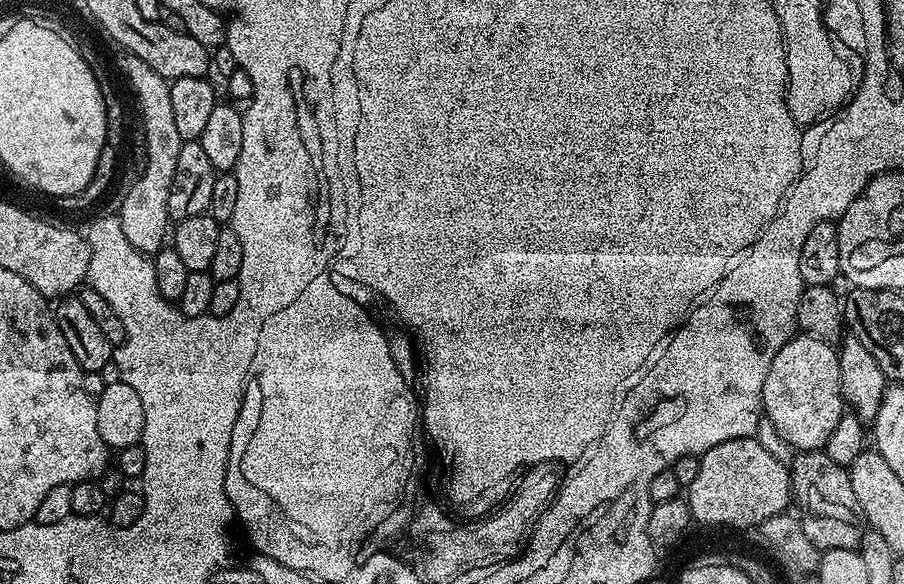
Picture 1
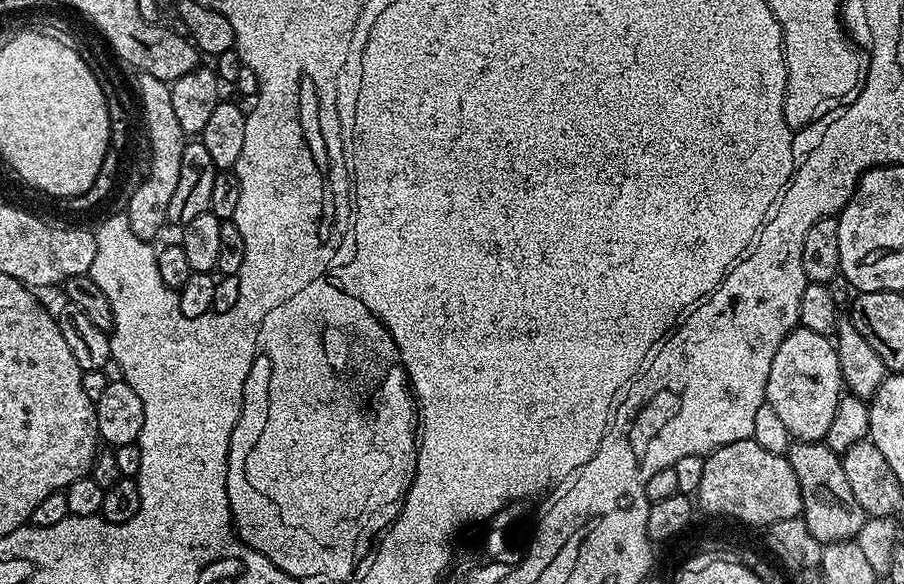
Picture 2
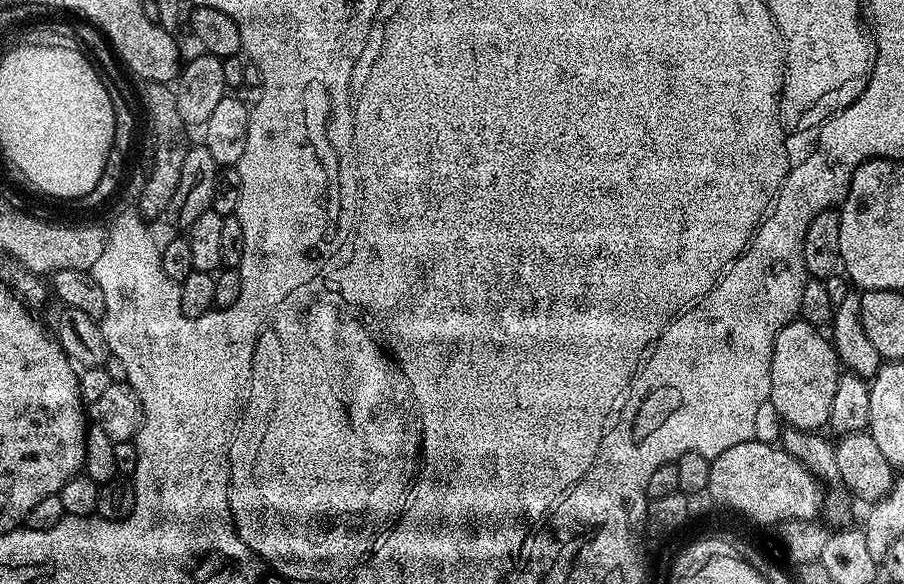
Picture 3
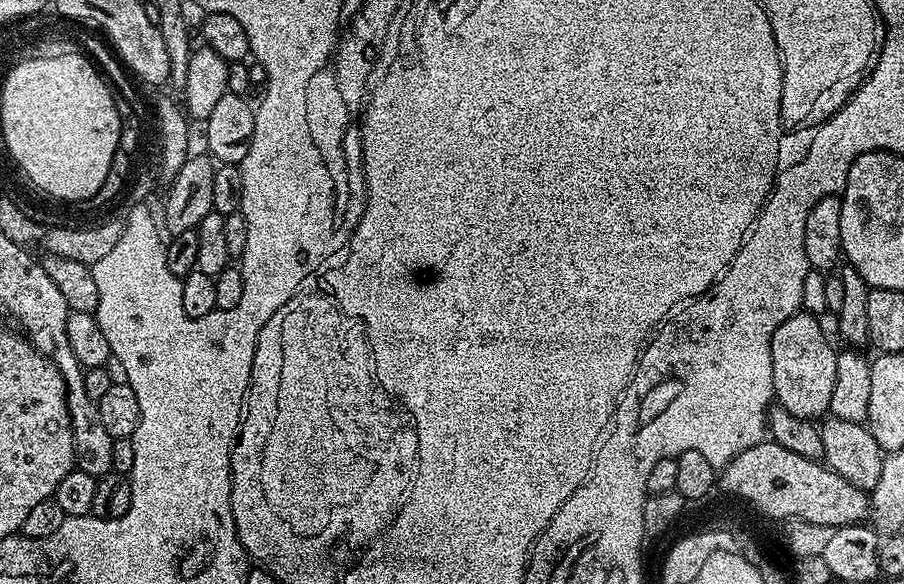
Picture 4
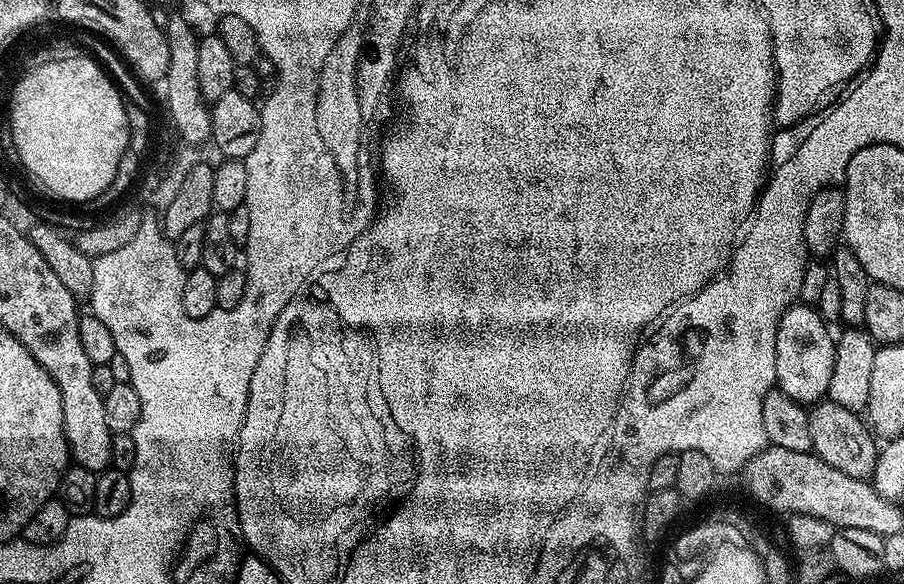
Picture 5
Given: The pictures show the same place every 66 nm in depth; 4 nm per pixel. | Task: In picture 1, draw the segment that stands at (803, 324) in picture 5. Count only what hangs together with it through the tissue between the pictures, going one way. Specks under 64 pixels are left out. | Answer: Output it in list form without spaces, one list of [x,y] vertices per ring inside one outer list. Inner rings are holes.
[[[807,334],[793,335],[791,340],[774,354],[770,374],[762,386],[763,415],[772,428],[796,452],[814,452],[823,449],[834,434],[838,418],[846,411],[840,392],[838,352],[833,345]]]

